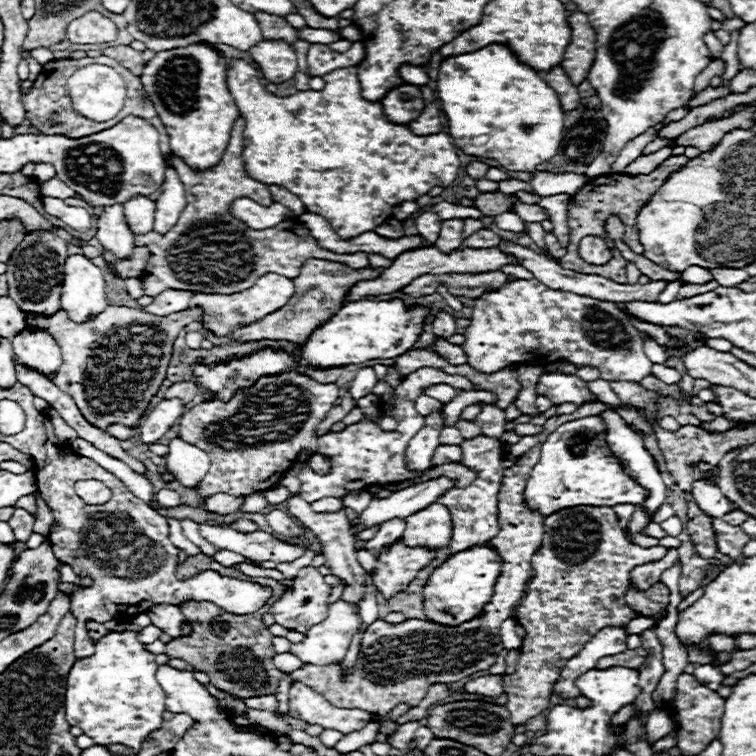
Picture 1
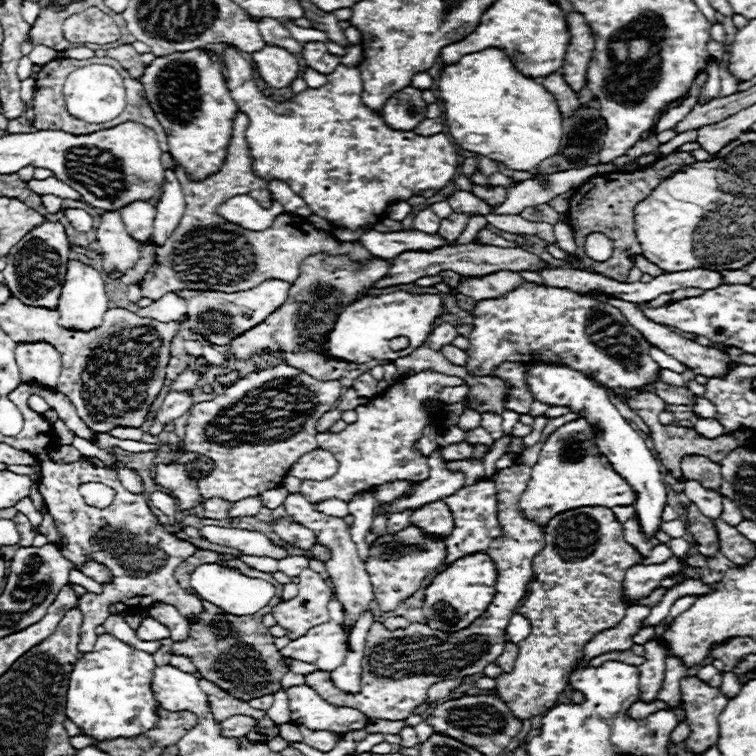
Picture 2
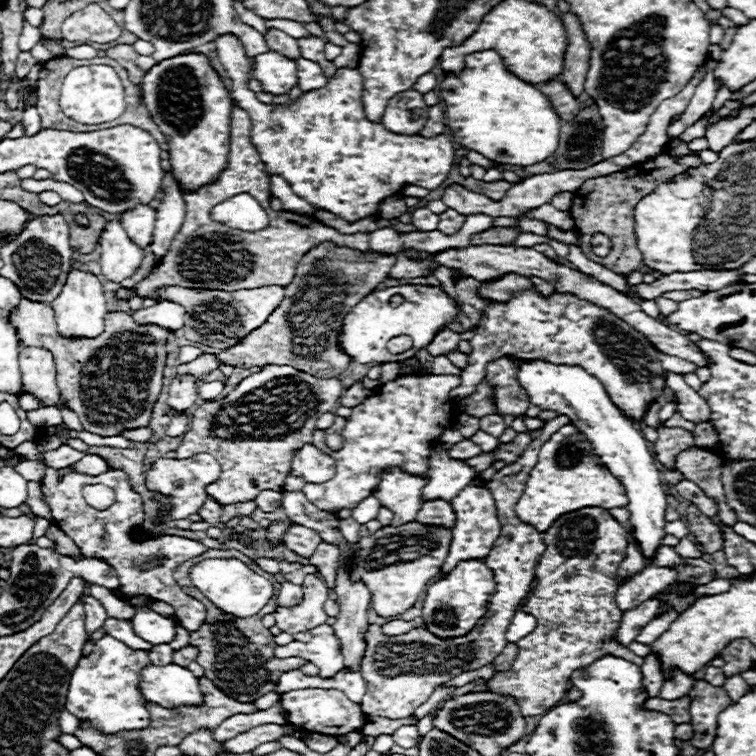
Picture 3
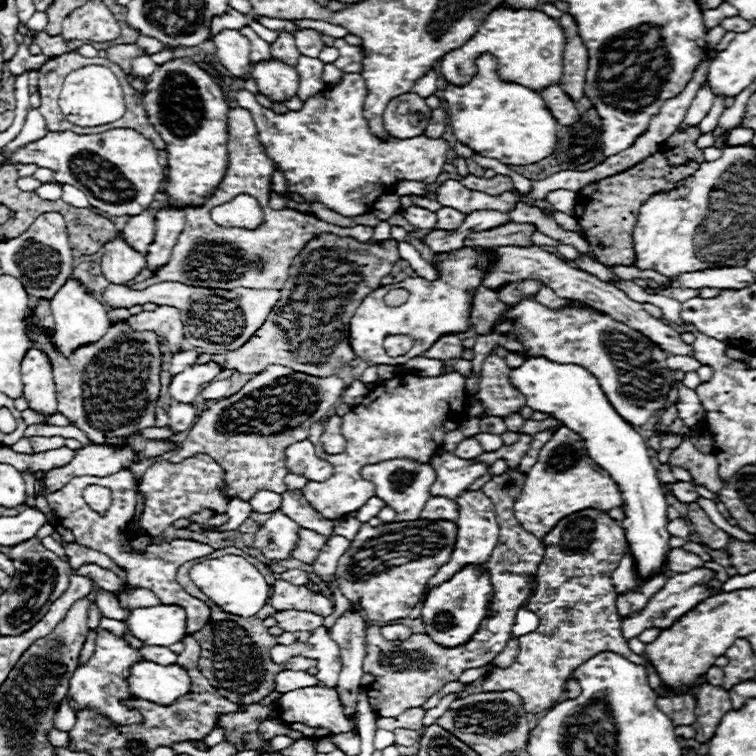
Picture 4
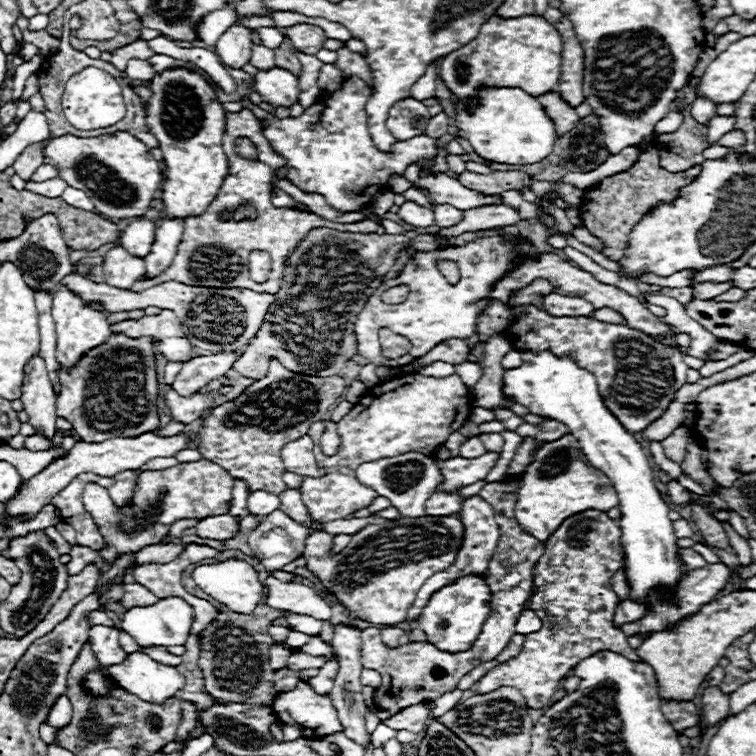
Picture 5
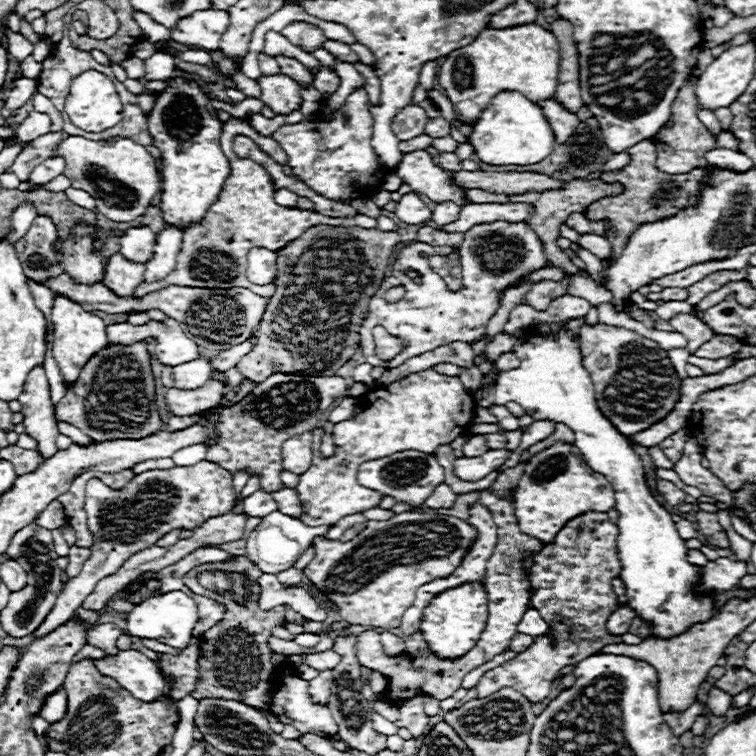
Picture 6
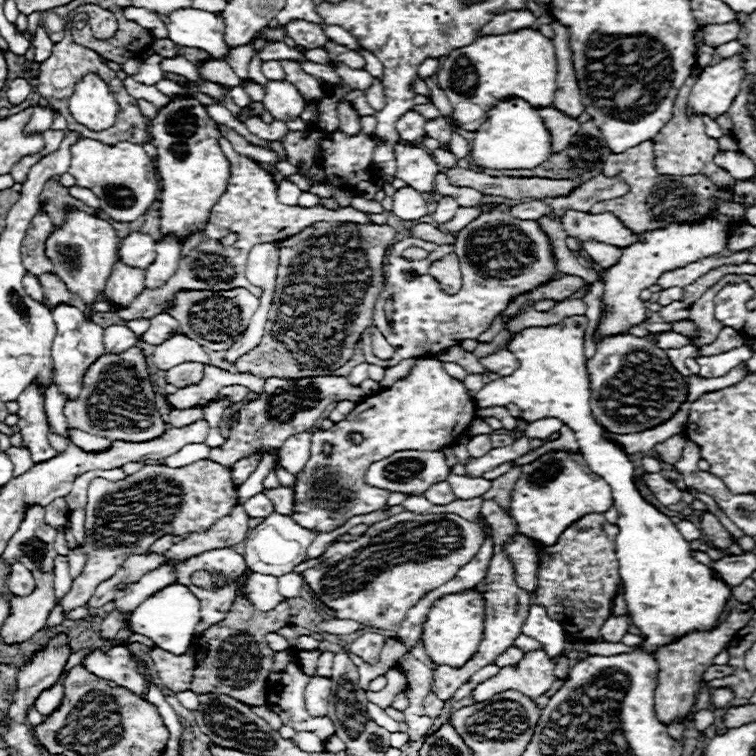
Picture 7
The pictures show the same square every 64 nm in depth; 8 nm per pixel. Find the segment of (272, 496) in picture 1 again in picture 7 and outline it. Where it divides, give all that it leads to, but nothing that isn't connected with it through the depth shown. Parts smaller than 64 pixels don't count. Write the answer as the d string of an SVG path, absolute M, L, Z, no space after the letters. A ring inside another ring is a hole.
M262 492L252 496L250 500L246 500L244 506L246 506L246 512L250 518L264 518L264 516L270 516L270 512L274 512L272 502Z

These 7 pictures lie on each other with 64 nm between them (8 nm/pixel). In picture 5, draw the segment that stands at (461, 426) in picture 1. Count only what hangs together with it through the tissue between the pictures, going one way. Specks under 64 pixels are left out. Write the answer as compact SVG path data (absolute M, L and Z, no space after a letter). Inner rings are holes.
M480 434L480 436L482 436L482 442L486 444L488 452L500 452L502 450L502 446L504 446L502 434Z

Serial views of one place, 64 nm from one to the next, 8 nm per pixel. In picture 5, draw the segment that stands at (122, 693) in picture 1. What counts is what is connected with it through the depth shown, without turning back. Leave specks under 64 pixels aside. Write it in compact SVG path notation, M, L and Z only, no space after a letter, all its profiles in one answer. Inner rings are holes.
M92 626L90 628L88 642L90 642L100 666L120 664L122 656L126 656L126 652L120 648L118 634L120 634L120 630L112 630L112 626ZM92 672L92 674L86 676L86 686L94 694L106 694L108 692L108 684L104 682L104 676L102 674L96 674L96 672Z

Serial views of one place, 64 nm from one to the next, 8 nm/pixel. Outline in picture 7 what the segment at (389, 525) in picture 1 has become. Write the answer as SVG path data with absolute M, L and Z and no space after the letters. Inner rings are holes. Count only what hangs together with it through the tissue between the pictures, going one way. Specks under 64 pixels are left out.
M406 450L406 452L396 452L386 460L374 462L366 472L366 482L378 488L386 488L390 492L404 492L404 494L414 492L414 496L422 496L430 484L446 480L448 474L450 474L450 468L446 464L446 454L442 450L434 450L434 452Z

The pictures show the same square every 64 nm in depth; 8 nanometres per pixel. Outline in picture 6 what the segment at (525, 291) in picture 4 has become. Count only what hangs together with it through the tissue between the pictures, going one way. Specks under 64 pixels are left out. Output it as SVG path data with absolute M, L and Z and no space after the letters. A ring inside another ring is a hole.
M568 276L564 280L560 280L560 282L540 280L540 282L532 284L532 288L530 288L524 304L530 304L536 310L546 310L546 306L550 304L550 300L568 294L568 282L570 282Z

